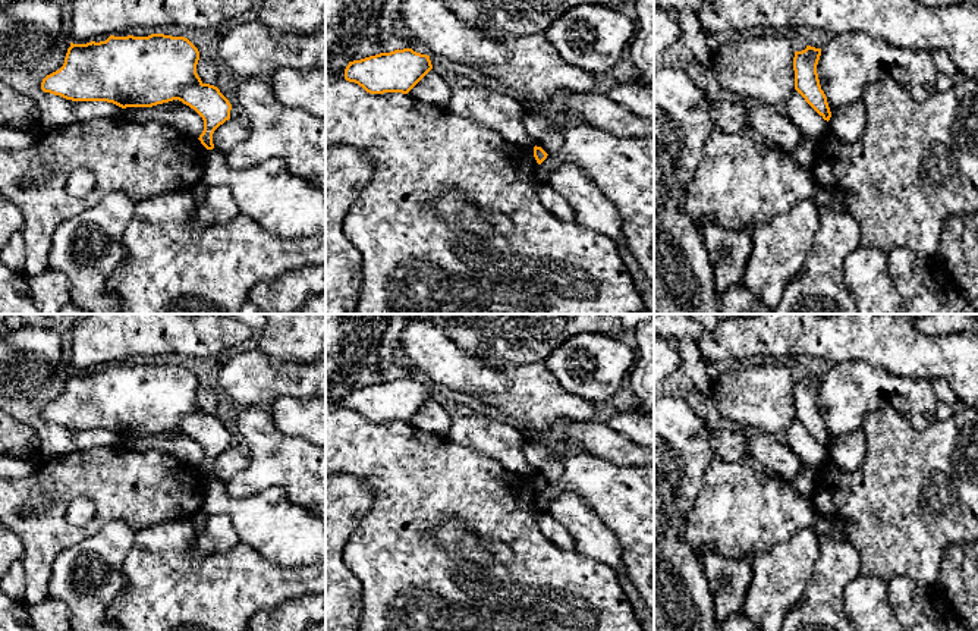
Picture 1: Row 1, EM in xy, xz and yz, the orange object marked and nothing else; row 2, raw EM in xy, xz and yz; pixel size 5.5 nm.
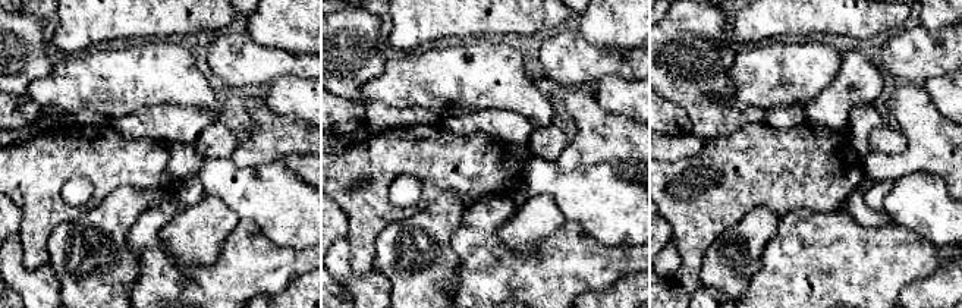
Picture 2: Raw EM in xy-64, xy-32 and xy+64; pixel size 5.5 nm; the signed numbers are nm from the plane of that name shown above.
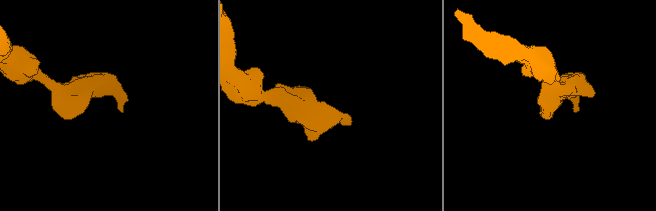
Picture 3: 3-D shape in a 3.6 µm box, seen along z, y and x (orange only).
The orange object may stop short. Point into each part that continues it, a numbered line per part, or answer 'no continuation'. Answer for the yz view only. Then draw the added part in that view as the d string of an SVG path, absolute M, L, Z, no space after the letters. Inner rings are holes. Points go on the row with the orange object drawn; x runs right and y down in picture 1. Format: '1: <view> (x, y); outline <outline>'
no continuation

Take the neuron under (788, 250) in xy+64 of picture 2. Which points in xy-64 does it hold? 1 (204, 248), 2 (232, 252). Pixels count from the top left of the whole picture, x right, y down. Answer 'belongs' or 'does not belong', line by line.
1: does not belong
2: belongs

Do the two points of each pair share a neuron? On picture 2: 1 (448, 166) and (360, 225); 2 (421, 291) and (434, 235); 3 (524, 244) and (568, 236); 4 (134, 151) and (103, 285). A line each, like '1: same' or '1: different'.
1: same
2: same
3: different
4: different

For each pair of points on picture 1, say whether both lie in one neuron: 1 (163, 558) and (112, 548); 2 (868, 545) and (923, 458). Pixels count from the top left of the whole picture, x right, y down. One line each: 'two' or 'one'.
1: two
2: one

